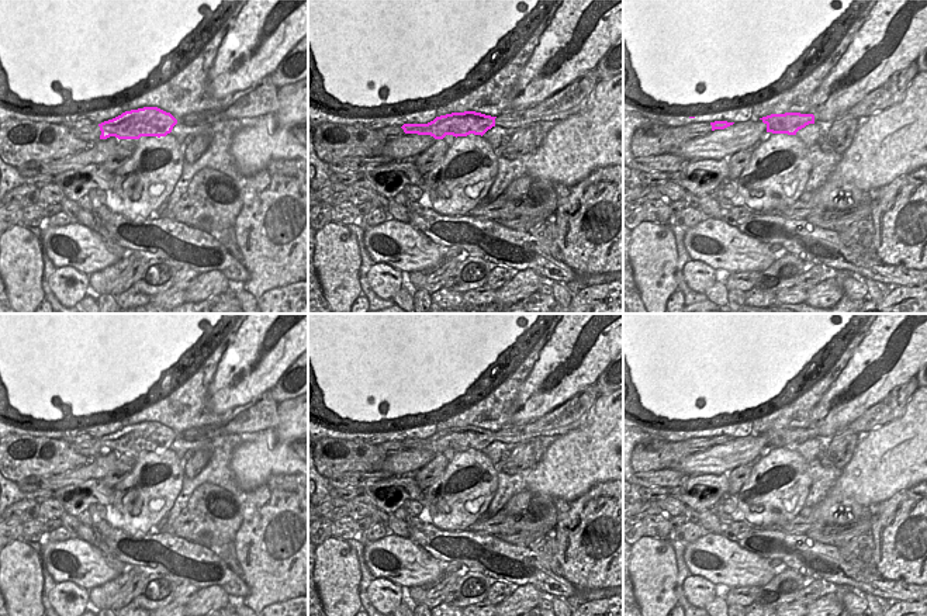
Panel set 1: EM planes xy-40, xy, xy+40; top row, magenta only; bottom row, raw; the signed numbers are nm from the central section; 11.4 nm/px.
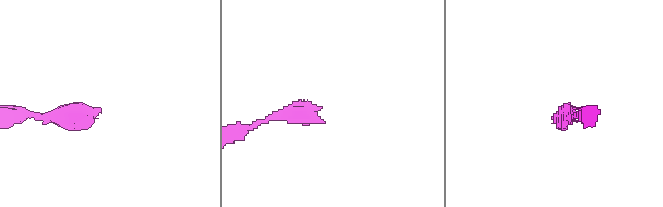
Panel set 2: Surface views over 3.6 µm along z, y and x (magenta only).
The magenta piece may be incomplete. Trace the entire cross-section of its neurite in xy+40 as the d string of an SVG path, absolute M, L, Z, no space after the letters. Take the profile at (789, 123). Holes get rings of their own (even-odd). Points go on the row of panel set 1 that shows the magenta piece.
M785 113L760 118L767 125L767 132L796 135L809 124L814 124L813 114Z

